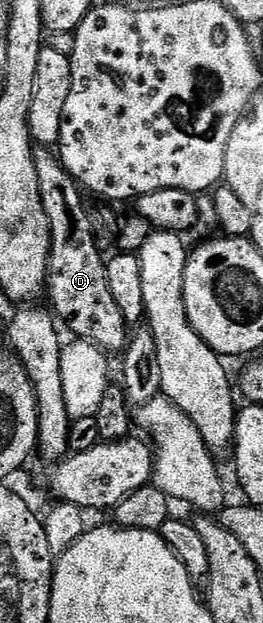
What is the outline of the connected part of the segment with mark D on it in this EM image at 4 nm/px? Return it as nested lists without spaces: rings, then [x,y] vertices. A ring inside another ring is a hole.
[[[37,148],[34,154],[38,191],[42,191],[42,207],[46,207],[52,236],[46,286],[47,300],[52,300],[51,312],[59,318],[65,330],[68,328],[73,333],[73,338],[88,342],[108,355],[119,354],[130,340],[130,327],[126,319],[122,319],[122,310],[118,303],[114,303],[114,295],[110,292],[110,283],[106,279],[106,257],[100,254],[88,209],[80,198],[82,190],[51,148]]]

